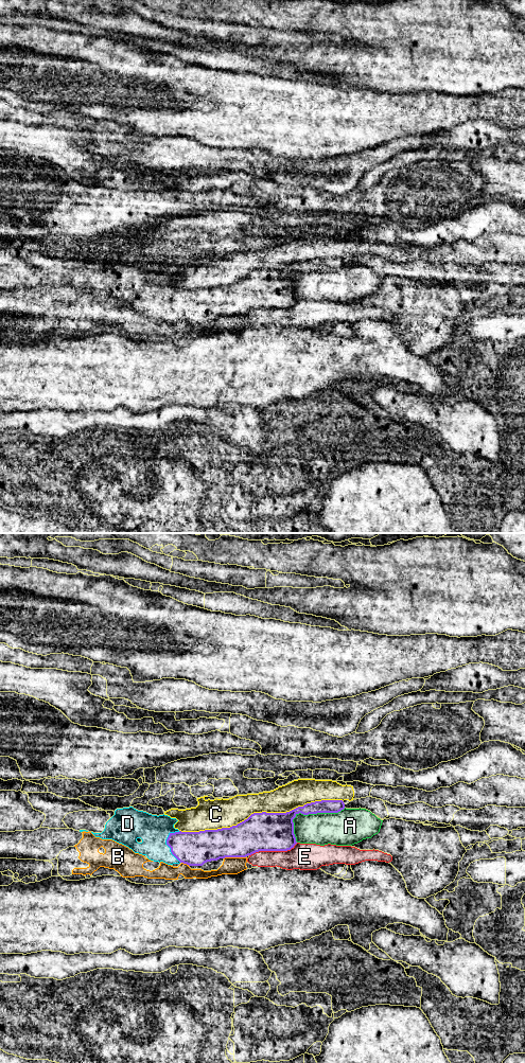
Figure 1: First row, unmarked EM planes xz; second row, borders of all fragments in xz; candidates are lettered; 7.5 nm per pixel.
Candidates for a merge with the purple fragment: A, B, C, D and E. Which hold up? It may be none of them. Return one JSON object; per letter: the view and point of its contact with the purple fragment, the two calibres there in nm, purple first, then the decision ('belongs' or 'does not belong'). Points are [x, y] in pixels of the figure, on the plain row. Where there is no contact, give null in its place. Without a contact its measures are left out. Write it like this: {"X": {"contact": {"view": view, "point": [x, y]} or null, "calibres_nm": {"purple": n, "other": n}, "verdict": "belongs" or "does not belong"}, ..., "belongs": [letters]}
{"A": {"contact": {"view": "xz", "point": [308, 271]}, "calibres_nm": {"purple": 240, "other": 240}, "verdict": "does not belong"}, "B": {"contact": {"view": "xz", "point": [234, 314]}, "calibres_nm": {"purple": 280, "other": 130}, "verdict": "does not belong"}, "C": {"contact": {"view": "xz", "point": [262, 269]}, "calibres_nm": {"purple": 280, "other": 200}, "verdict": "does not belong"}, "D": {"contact": {"view": "xz", "point": [169, 303]}, "calibres_nm": {"purple": 260, "other": 220}, "verdict": "belongs"}, "E": {"contact": {"view": "xz", "point": [273, 307]}, "calibres_nm": {"purple": 280, "other": 200}, "verdict": "does not belong"}, "belongs": ["D"]}

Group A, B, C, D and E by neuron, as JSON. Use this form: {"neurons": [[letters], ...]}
{"neurons": [["A"], ["B", "E"], ["C"], ["D"]]}

